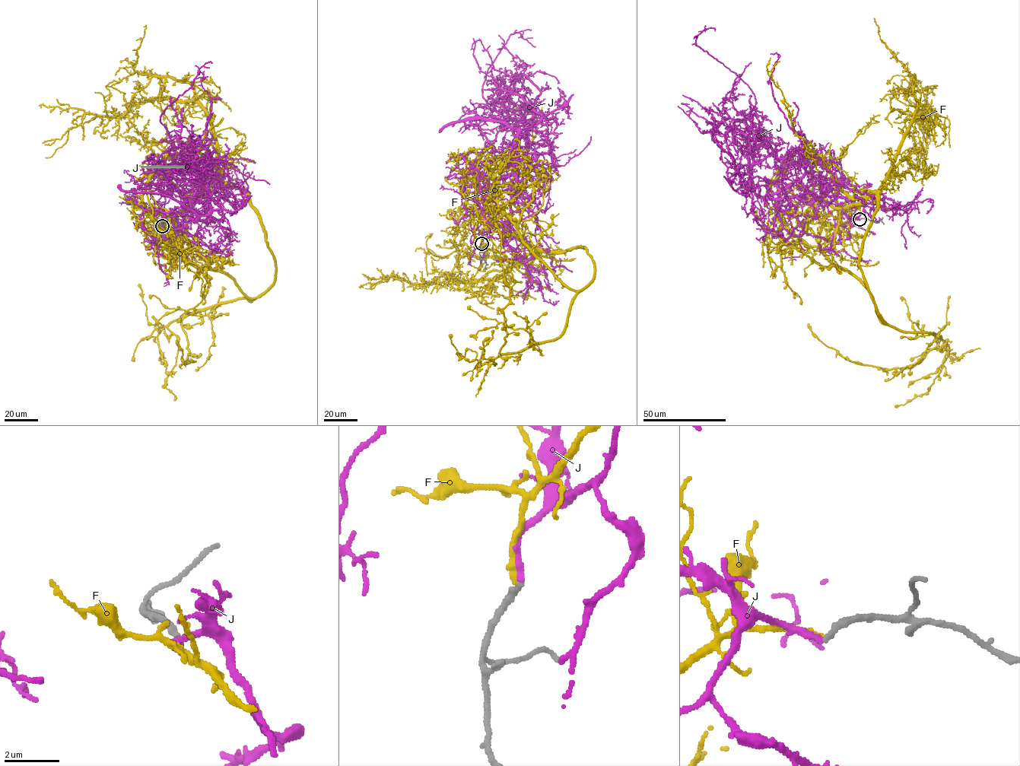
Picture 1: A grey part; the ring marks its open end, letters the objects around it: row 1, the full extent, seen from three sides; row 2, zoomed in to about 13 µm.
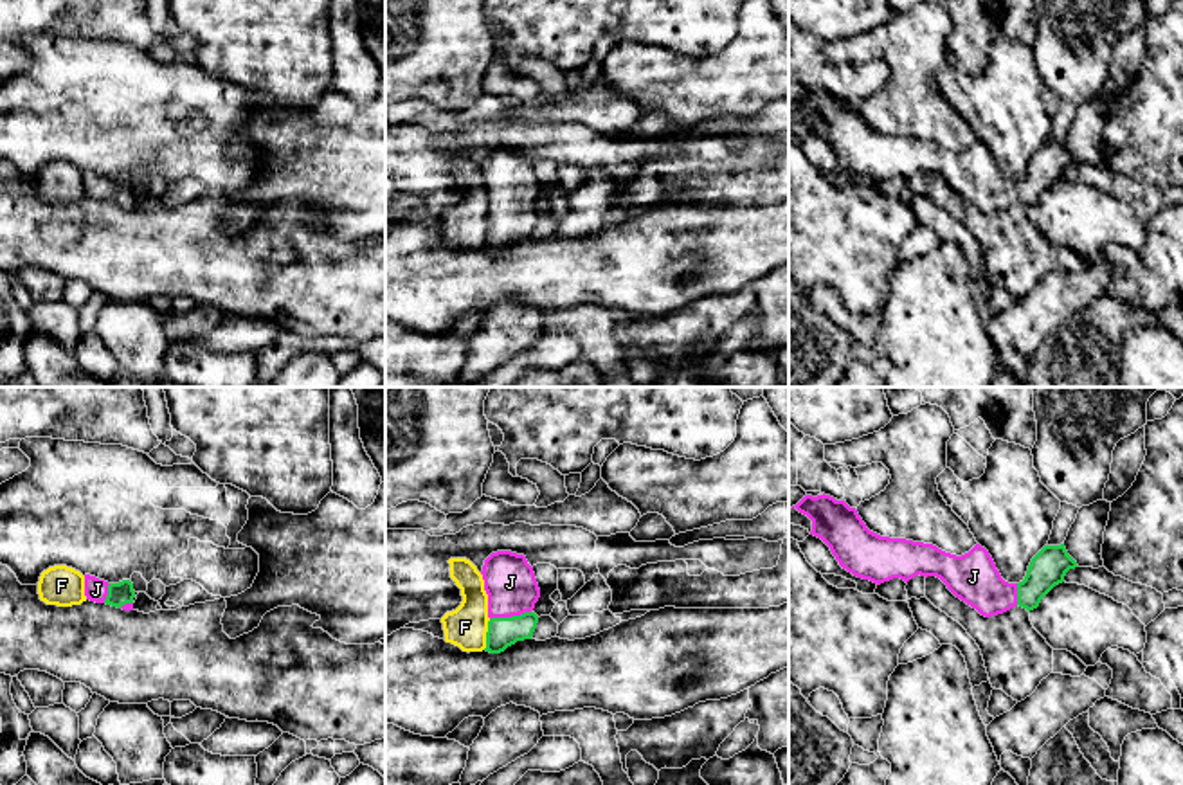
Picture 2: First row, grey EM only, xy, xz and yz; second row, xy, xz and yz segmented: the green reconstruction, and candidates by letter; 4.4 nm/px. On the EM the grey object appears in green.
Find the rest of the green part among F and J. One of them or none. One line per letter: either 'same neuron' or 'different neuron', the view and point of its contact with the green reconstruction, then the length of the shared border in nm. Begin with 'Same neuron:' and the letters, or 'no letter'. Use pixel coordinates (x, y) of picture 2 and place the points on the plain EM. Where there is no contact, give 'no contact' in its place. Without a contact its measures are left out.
Same neuron: J
F: different neuron; contact xz (487, 231); length 140 nm
J: same neuron; contact xz (512, 213); length 190 nm

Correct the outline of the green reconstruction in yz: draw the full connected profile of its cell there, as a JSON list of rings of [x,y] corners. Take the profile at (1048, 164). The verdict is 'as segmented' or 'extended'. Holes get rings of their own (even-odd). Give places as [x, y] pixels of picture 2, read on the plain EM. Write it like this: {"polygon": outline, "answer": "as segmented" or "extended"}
{"polygon": [[[805,92],[796,103],[812,117],[810,131],[821,135],[843,166],[877,182],[900,175],[936,173],[947,185],[990,214],[1019,202],[1028,209],[1059,180],[1070,166],[1079,164],[1064,140],[1044,142],[1030,158],[1019,180],[1008,180],[989,148],[976,140],[956,153],[933,140],[880,133],[866,124],[855,104],[830,92]]], "answer": "extended"}

